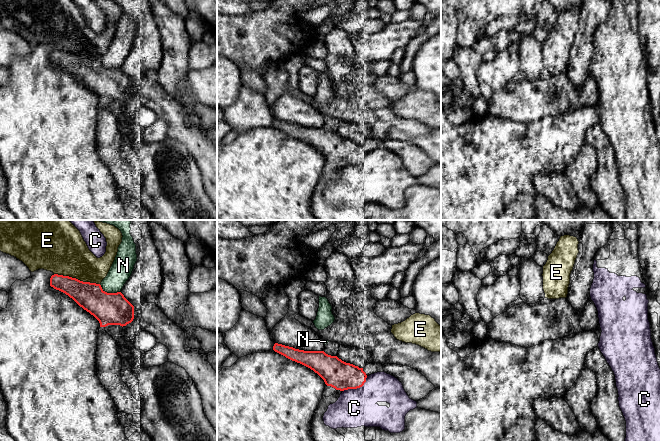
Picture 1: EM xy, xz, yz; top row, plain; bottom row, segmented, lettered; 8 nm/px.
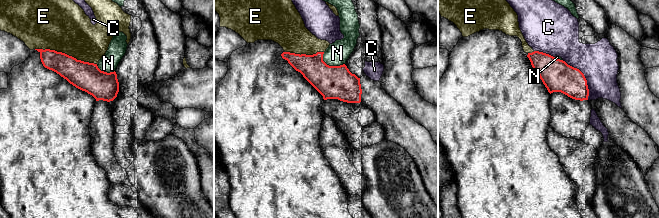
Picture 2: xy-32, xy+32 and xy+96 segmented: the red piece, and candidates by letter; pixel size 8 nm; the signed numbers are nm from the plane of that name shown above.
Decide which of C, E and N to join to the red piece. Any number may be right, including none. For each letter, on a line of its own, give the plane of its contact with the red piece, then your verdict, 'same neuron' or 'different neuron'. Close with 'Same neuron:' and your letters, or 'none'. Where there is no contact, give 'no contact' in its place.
C: meets red in xz; different neuron
E: meets red in xy; different neuron
N: meets red in xy; different neuron
Same neuron: none

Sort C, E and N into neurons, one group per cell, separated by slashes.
C / E / N

